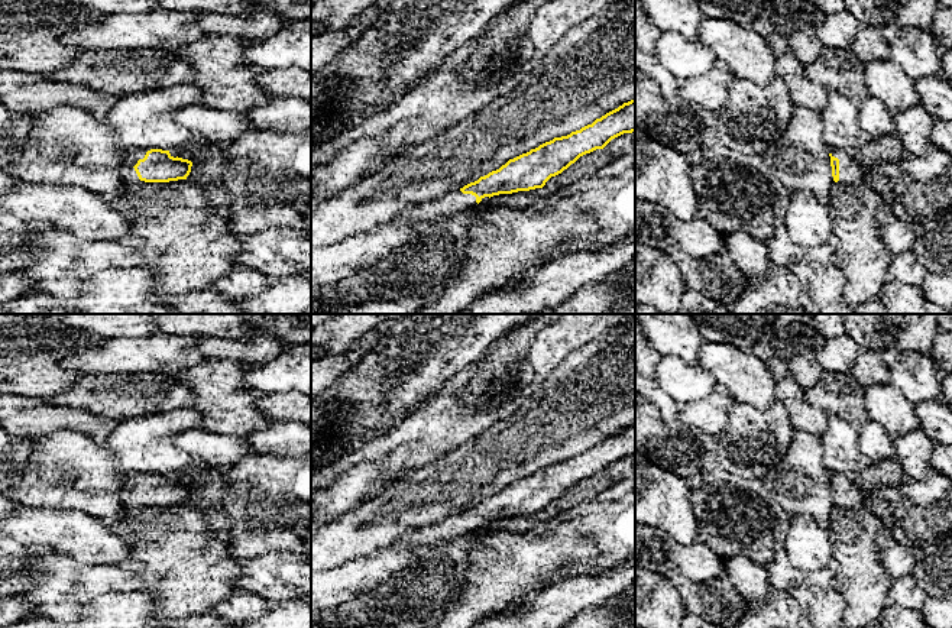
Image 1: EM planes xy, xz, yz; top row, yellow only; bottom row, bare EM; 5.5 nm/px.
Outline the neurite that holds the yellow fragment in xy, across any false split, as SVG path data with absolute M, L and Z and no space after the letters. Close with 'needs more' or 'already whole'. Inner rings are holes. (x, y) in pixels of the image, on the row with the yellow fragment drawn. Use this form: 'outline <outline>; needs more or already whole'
outline M135 148L123 156L122 178L130 187L142 182L169 182L187 179L191 166L191 161L174 158L169 150Z; needs more

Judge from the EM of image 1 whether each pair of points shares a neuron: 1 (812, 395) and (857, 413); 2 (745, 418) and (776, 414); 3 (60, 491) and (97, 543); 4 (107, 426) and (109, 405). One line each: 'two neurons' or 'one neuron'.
1: one neuron
2: one neuron
3: two neurons
4: two neurons

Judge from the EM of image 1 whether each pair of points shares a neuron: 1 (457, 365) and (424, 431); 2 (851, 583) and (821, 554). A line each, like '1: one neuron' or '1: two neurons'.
1: two neurons
2: two neurons

